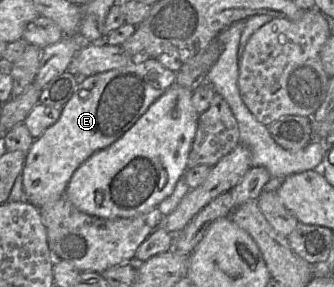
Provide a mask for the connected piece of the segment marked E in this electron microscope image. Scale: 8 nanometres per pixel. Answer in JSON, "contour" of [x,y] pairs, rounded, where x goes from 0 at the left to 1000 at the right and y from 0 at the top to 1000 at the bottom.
{"contour":[[[422,202],[353,240],[293,254],[240,282],[216,341],[186,376],[174,422],[99,491],[66,592],[69,659],[84,704],[120,725],[189,686],[225,596],[284,530],[308,523],[383,456],[443,376],[527,289],[530,254],[461,202]]]}

